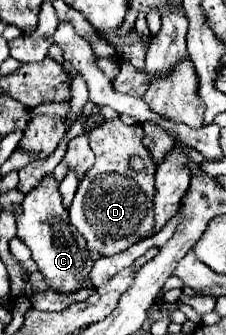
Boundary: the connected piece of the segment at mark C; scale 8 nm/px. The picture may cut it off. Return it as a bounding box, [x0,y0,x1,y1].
[16,175,94,295]

